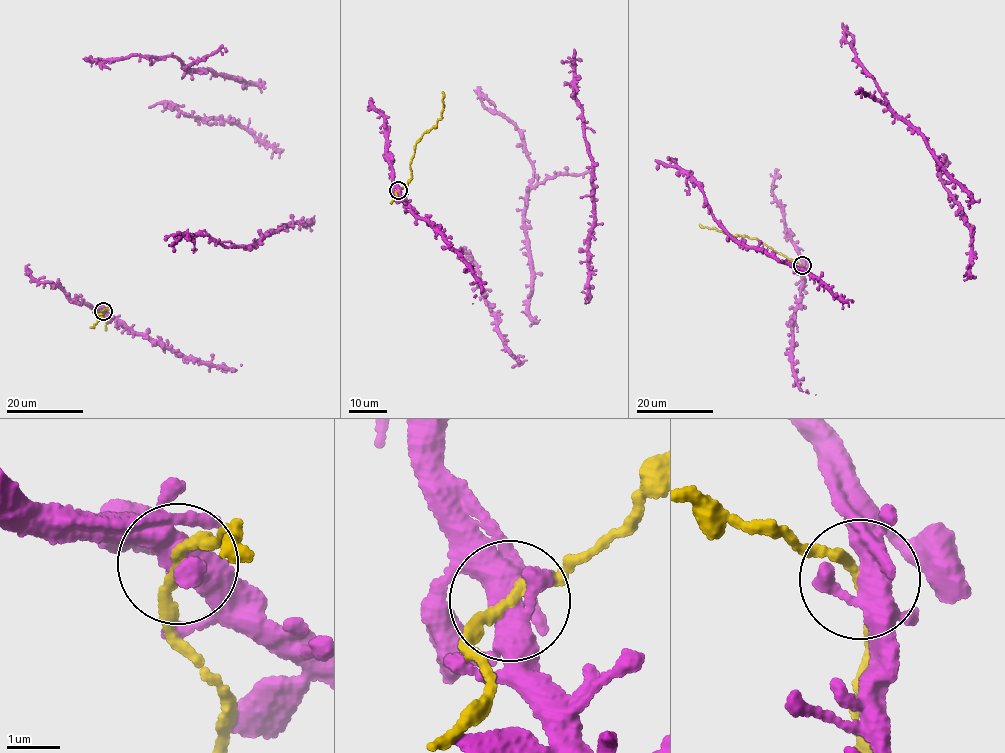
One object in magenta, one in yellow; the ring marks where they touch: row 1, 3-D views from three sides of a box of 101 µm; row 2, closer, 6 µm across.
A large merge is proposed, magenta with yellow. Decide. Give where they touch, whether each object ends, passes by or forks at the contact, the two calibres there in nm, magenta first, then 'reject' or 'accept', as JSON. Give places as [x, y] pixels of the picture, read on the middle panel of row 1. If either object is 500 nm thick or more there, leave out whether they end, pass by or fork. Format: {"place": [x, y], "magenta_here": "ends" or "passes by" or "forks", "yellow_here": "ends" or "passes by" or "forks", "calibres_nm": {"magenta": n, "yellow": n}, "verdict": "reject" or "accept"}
{"place": [398, 190], "magenta_here": "forks", "yellow_here": "passes by", "calibres_nm": {"magenta": 420, "yellow": 170}, "verdict": "accept"}

